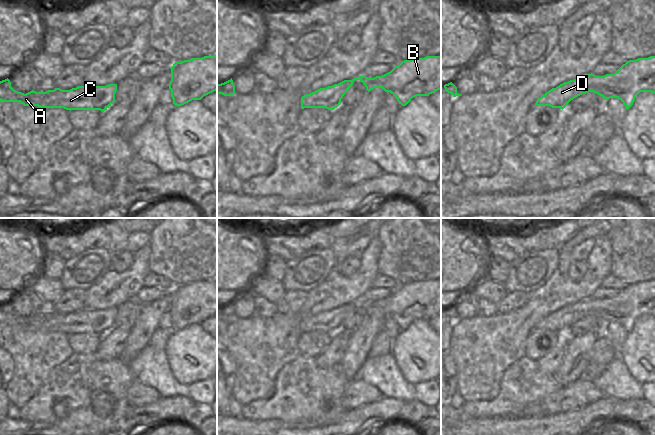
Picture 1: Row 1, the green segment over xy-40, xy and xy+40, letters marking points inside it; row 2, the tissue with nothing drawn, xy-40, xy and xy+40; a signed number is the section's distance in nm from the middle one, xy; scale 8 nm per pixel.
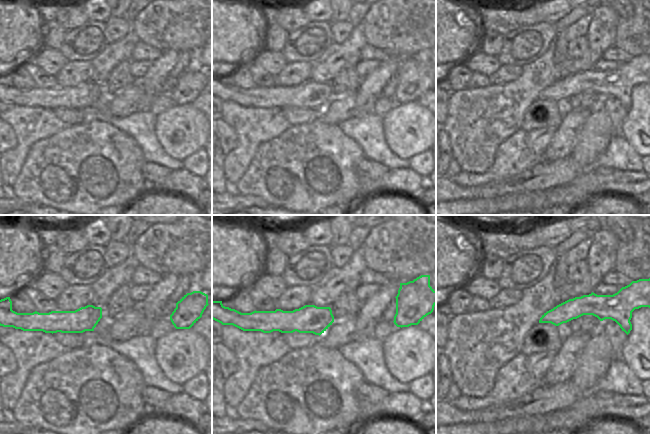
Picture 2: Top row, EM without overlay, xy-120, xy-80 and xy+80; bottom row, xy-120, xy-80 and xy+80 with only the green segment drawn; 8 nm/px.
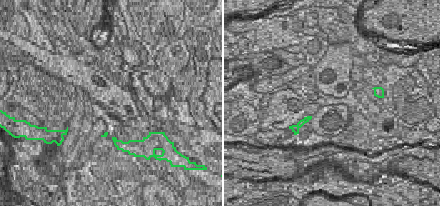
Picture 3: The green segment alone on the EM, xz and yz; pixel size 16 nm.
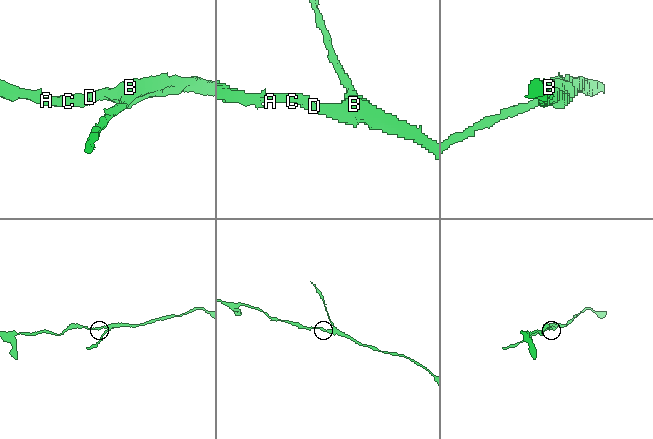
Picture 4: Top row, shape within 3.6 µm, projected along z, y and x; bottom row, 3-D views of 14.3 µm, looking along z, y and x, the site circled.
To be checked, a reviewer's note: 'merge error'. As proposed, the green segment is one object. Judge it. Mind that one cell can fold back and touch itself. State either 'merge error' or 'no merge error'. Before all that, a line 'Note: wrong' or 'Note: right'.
Note: wrong
no merge error

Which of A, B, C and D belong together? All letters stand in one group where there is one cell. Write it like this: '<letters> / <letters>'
A B C D

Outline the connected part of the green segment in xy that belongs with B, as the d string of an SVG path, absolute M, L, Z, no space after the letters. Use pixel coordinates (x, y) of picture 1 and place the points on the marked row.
M441 56L404 60L382 76L360 76L320 88L301 97L301 109L334 110L356 80L360 80L368 92L374 88L382 88L385 92L390 92L399 104L406 106L416 96L429 96L441 89Z

